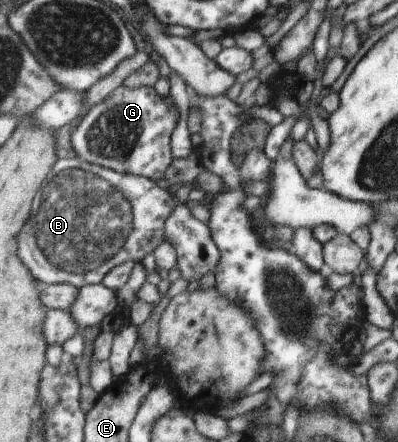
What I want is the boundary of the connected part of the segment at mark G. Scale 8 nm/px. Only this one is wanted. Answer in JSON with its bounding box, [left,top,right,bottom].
[71,86,179,181]

